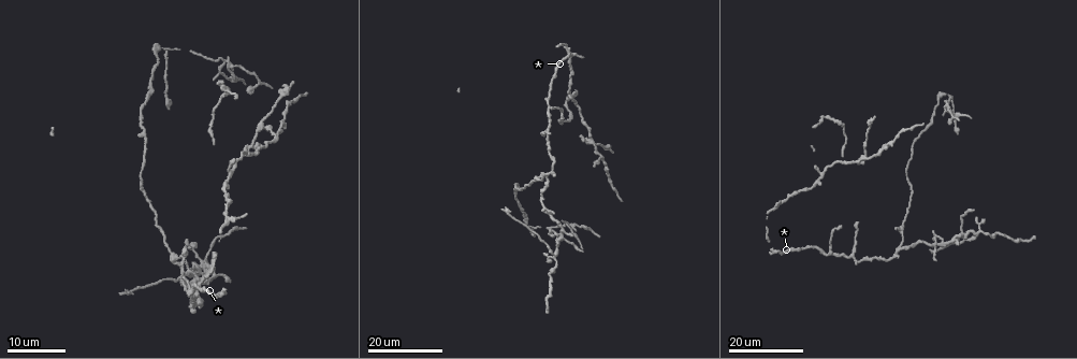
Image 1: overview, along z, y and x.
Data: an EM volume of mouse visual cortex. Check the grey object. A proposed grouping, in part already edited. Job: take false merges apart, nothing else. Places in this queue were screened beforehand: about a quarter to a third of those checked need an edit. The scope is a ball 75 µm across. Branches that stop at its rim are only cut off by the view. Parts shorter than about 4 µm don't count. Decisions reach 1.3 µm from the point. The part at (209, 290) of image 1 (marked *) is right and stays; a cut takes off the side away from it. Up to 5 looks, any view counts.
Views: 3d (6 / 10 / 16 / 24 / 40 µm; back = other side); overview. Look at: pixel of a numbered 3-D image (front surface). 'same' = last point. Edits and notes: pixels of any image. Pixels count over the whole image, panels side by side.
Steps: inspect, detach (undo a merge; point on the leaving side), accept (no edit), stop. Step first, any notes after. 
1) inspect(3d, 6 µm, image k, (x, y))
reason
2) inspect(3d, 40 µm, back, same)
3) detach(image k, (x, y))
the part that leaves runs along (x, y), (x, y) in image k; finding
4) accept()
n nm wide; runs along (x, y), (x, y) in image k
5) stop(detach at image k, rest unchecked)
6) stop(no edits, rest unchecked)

inspect(3d, 24 µm, image 1, (977, 237))
two arms in line, one across

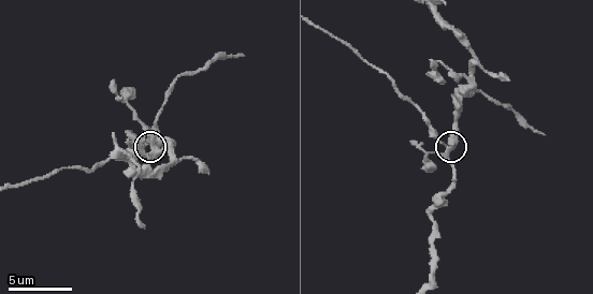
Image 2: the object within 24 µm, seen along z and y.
inspect(3d, 6 µm, image 2, (445, 144))

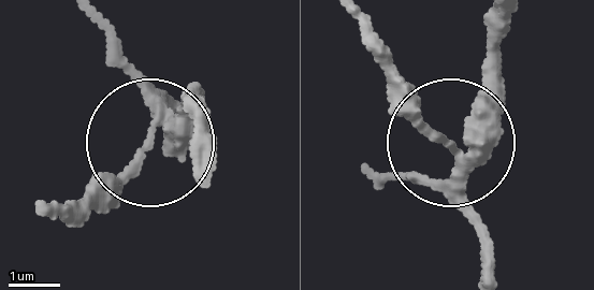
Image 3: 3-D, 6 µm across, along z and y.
inspect(3d, 6 µm, back, image 3, (147, 155))
other side

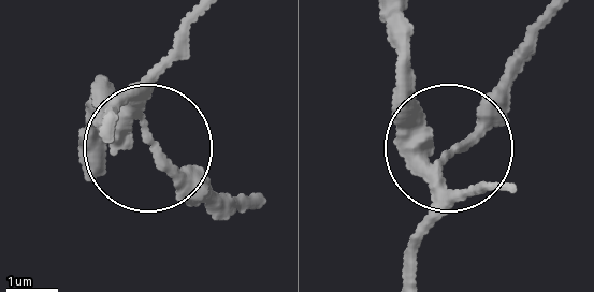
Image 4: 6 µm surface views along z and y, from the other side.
detach(image 4, (176, 174))
280 nm wide; the part that leaves runs along (439, 157), (550, 16) in image 4; two neurons meet here

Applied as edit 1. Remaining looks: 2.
inspect(3d, 6 µm, image 2, (430, 211))
thick turns thin

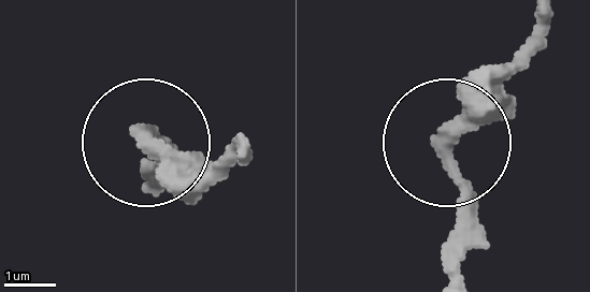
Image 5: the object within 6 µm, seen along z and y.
inspect(3d, 6 µm, back, image 5, (448, 144))
other side

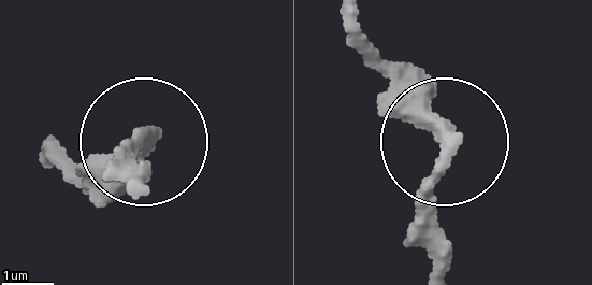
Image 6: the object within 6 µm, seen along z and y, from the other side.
accept()
350 nm wide; runs along (349, 15), (362, 54), (435, 143), (439, 268) in image 6; one neuron here

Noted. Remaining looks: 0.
stop(detach at image 4, rest unchecked)

